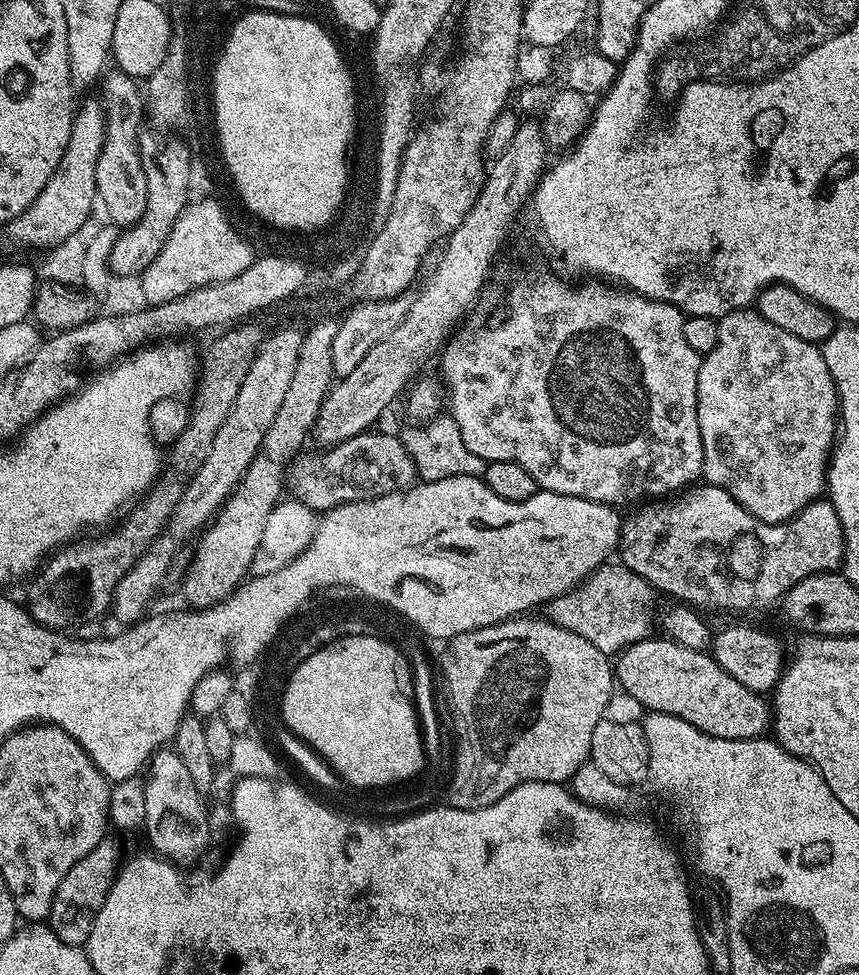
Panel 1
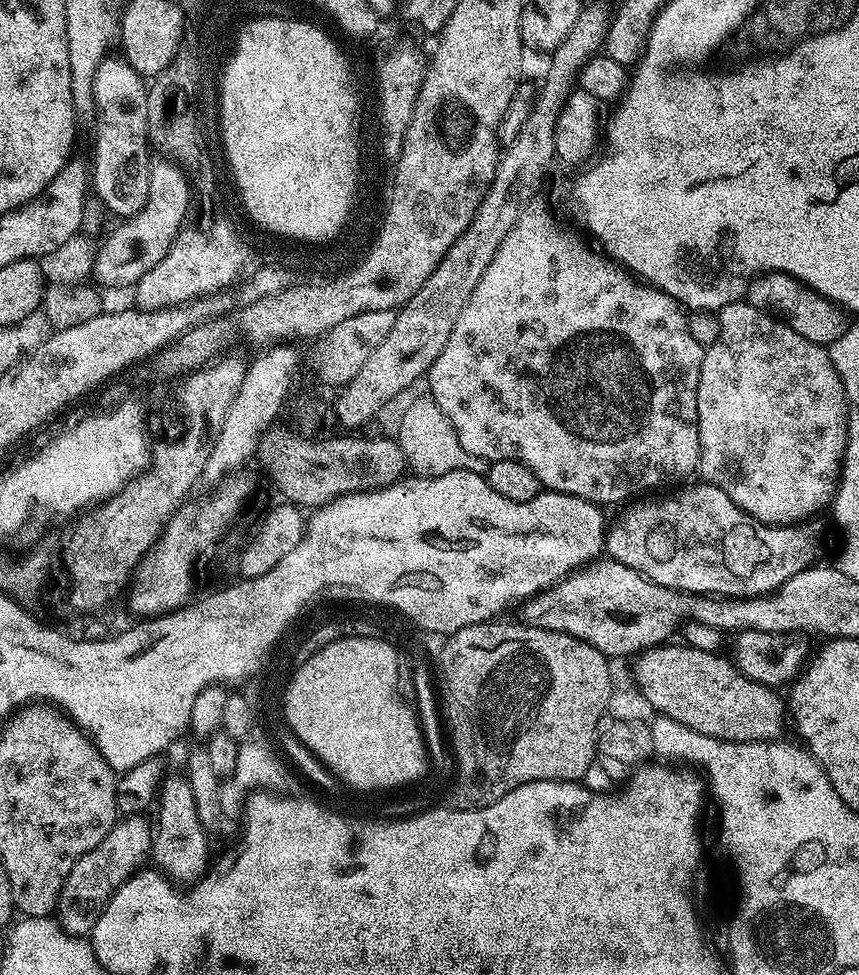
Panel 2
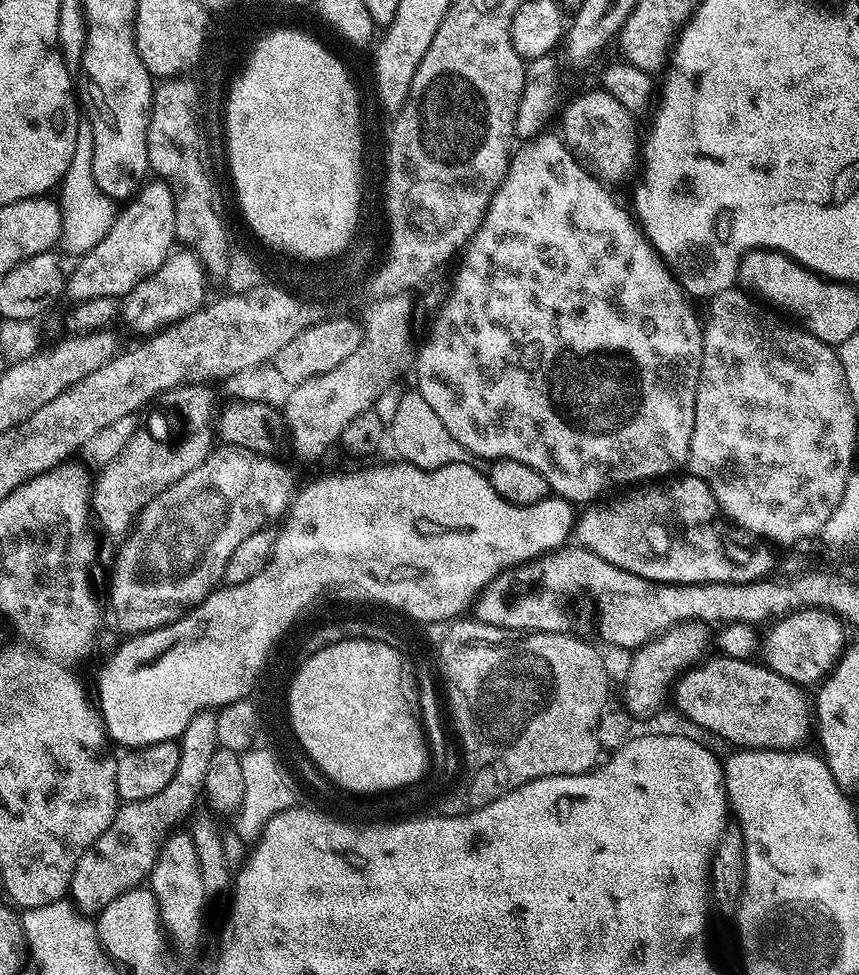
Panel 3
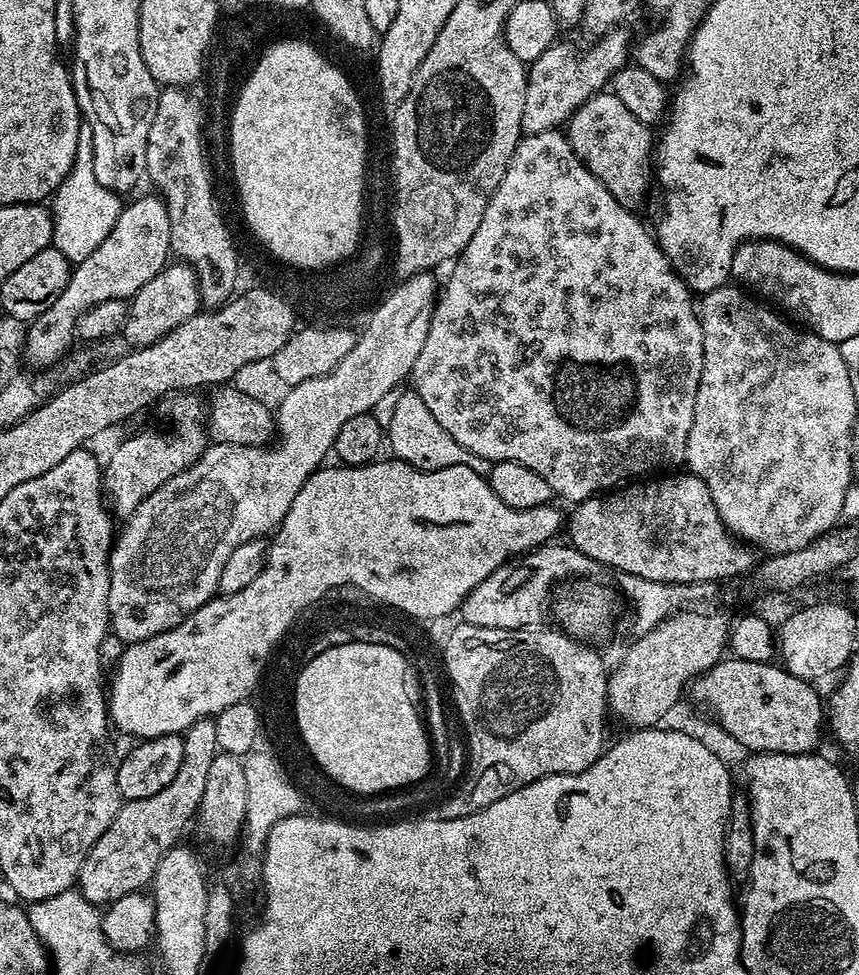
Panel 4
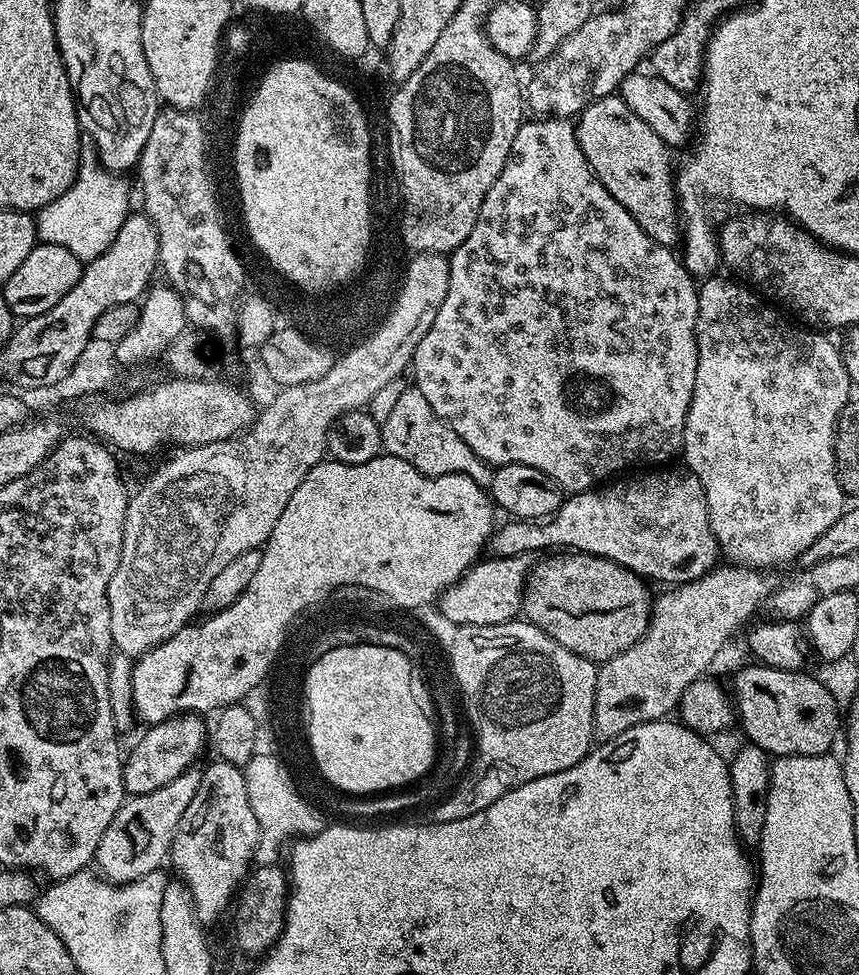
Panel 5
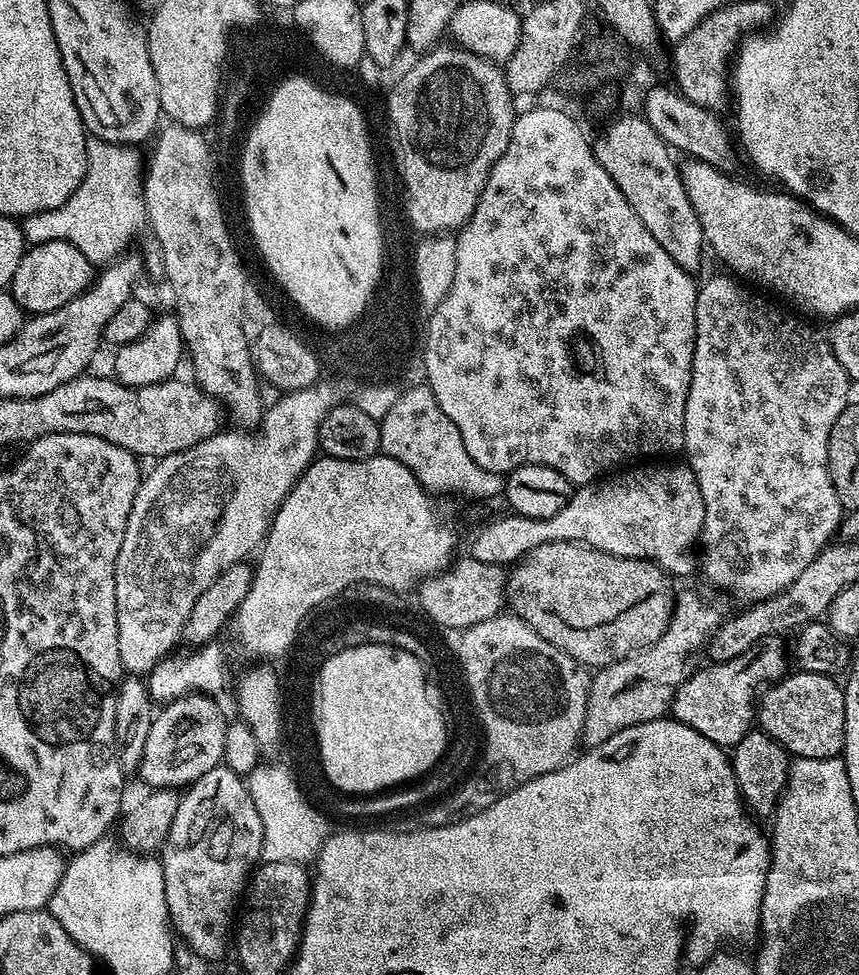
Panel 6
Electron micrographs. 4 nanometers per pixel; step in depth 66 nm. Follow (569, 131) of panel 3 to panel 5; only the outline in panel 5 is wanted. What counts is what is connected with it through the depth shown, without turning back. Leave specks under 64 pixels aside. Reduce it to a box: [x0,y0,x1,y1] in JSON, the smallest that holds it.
[574,94,682,249]

